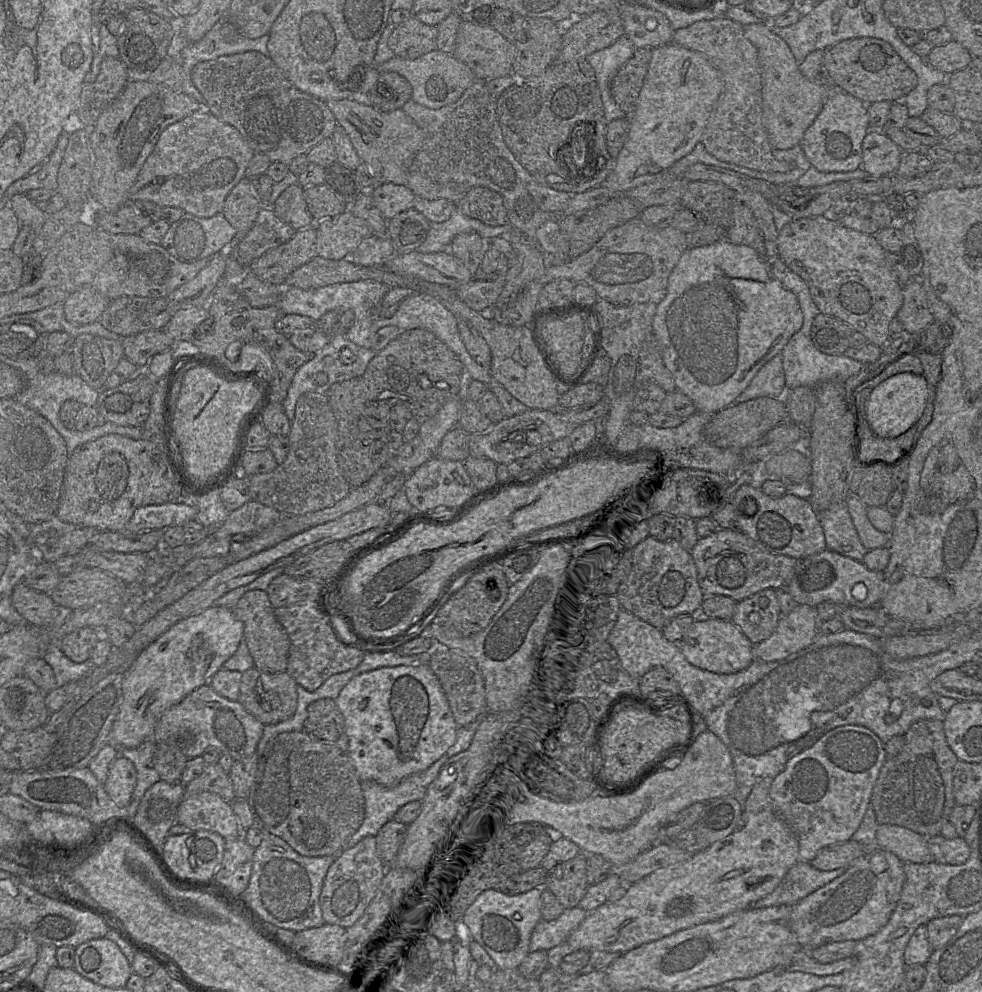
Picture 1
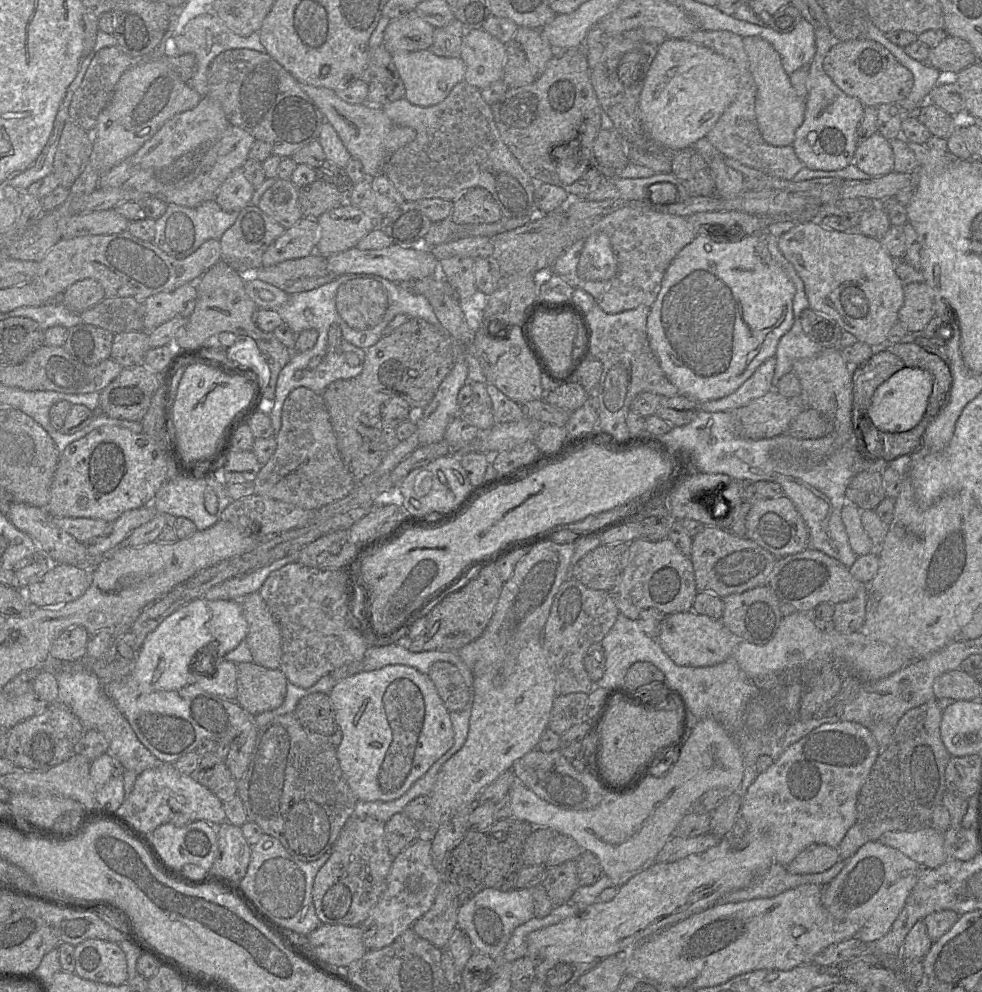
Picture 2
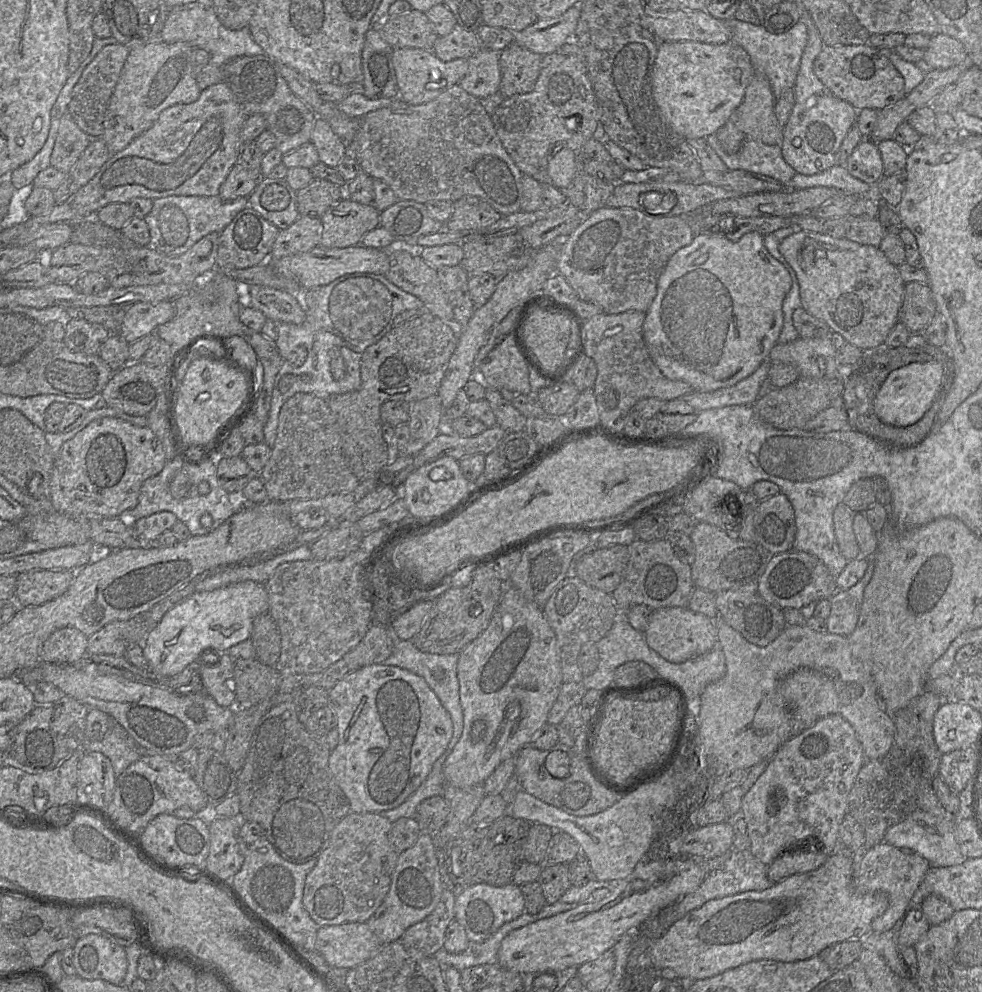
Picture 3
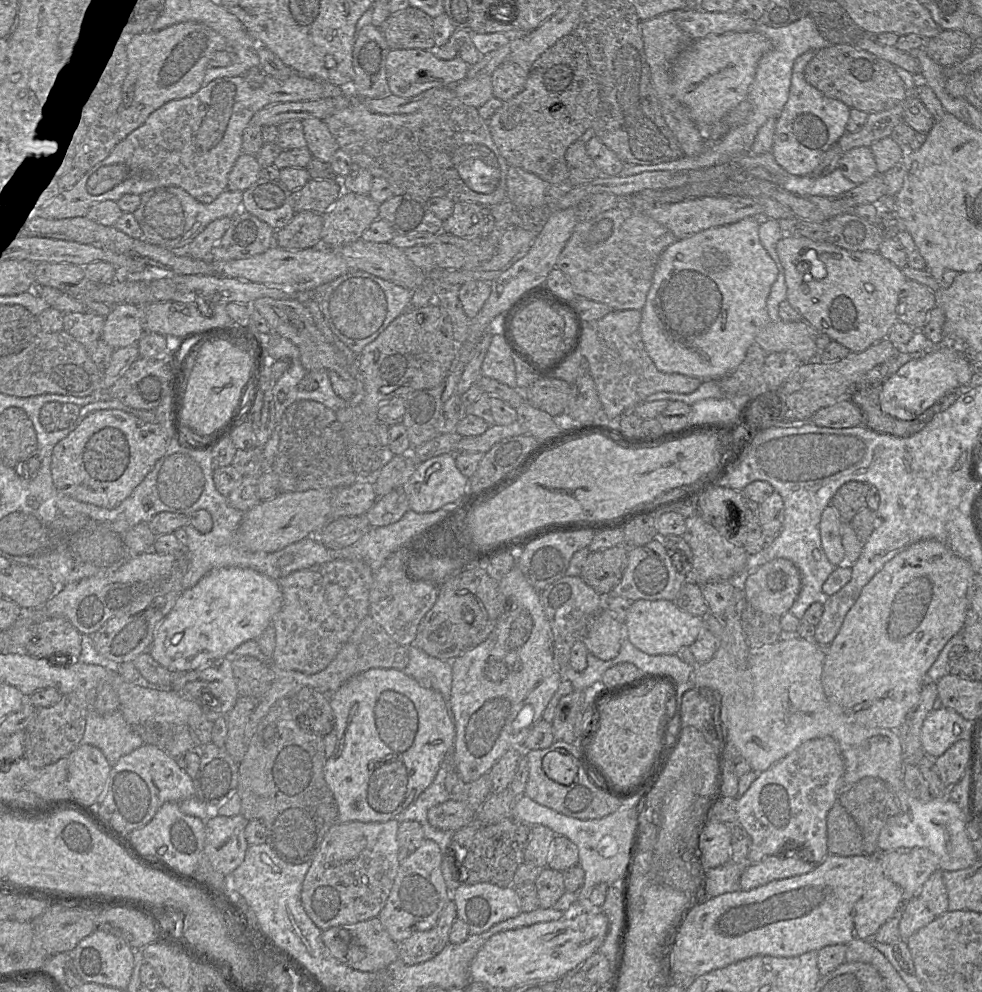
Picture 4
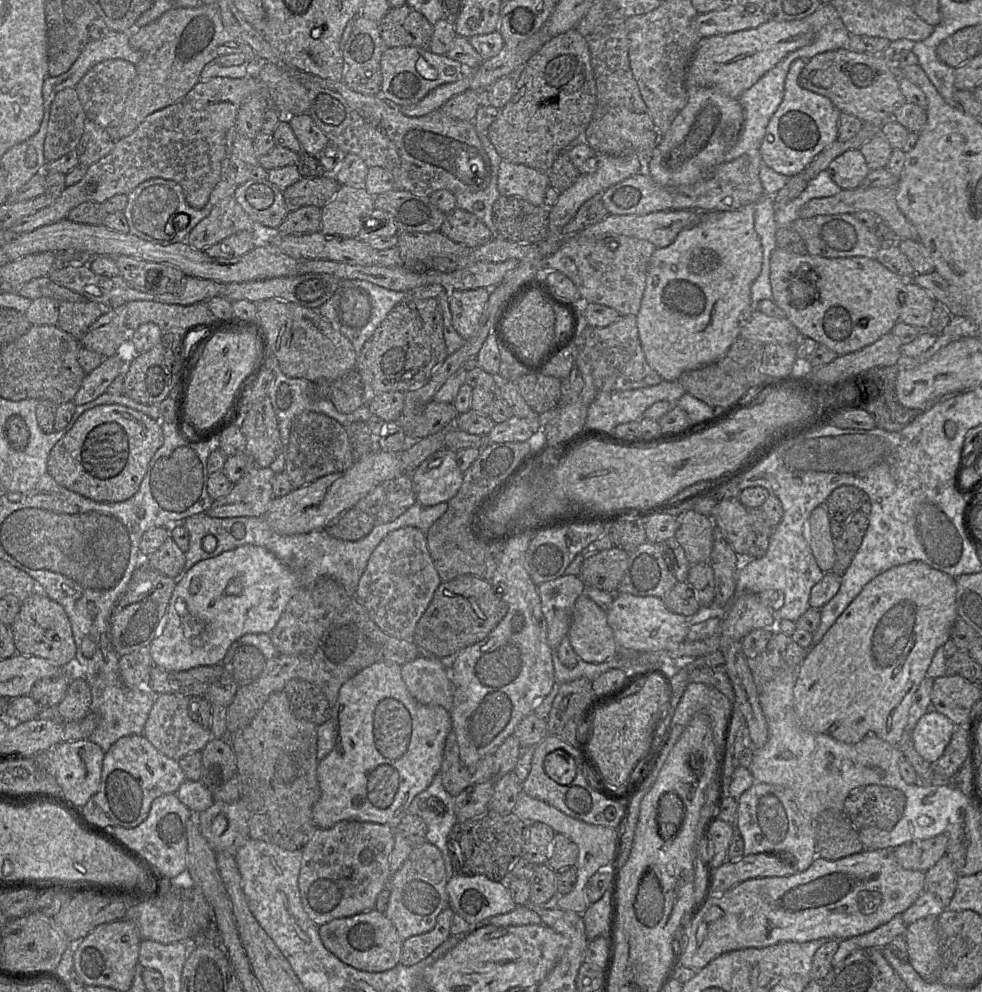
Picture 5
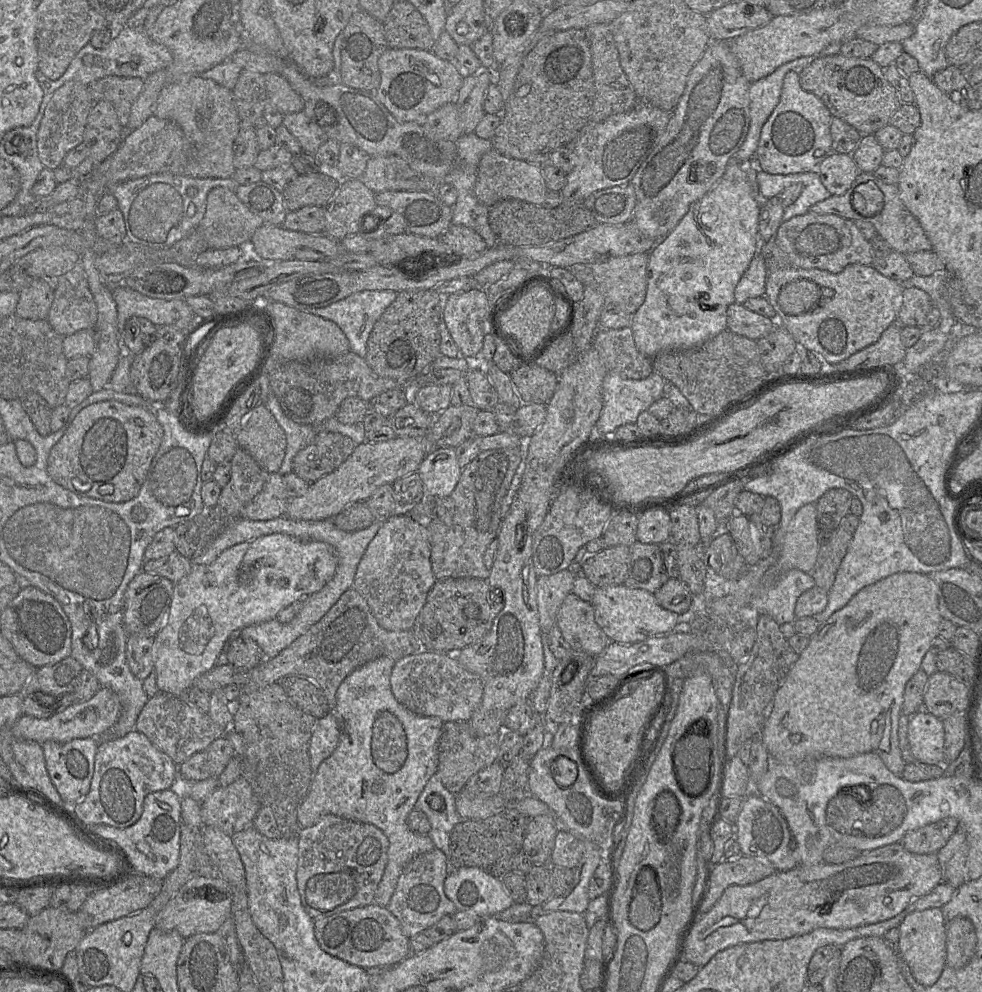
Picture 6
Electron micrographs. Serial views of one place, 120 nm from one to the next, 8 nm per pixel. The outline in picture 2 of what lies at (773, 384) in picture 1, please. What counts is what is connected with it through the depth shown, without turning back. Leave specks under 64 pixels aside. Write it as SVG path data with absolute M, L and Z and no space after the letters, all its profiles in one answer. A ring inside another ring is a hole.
M775 357L768 358L733 393L720 399L699 403L700 411L712 413L733 411L756 398L764 396L769 391L775 390L772 386L775 366Z

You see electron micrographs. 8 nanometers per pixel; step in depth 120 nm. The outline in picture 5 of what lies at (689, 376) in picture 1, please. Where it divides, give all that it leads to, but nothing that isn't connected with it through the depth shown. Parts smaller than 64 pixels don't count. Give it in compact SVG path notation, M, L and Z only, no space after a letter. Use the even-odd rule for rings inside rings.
M746 205L733 211L701 212L699 223L681 231L669 246L657 248L652 254L647 267L646 288L640 310L636 315L639 339L647 363L665 381L675 381L681 373L695 370L722 359L730 346L740 337L741 328L749 322L752 315L751 286L762 268L763 251L760 239L755 231L755 205Z

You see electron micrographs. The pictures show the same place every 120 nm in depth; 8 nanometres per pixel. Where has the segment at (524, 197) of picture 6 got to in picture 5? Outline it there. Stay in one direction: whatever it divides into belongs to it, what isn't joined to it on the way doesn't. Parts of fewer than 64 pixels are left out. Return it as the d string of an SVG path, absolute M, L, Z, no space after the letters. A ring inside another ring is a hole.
M501 160L497 187L502 196L520 197L536 206L542 206L549 186L548 173L523 164Z

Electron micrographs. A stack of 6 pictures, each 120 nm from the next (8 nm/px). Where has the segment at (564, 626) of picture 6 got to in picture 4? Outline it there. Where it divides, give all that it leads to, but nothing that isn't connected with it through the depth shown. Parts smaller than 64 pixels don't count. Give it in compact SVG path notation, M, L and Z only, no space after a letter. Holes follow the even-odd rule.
M604 608L591 624L583 641L589 653L600 660L609 661L618 655L624 637L624 623L619 622L607 608Z

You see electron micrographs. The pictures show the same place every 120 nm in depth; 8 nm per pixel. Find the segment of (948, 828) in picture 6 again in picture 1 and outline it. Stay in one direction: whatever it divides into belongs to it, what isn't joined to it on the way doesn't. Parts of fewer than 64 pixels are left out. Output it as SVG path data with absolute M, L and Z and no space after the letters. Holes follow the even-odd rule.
M881 847L855 859L845 873L795 905L791 929L805 950L833 942L860 941L876 934L889 921L905 883L904 862Z

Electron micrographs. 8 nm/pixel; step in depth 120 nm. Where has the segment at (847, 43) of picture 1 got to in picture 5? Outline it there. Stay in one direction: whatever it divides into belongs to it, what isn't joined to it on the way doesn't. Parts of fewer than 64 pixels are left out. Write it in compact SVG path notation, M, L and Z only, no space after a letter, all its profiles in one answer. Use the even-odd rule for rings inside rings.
M847 48L820 53L807 61L799 76L804 89L823 95L846 114L863 122L883 124L906 101L899 86L899 77L883 56L856 52Z

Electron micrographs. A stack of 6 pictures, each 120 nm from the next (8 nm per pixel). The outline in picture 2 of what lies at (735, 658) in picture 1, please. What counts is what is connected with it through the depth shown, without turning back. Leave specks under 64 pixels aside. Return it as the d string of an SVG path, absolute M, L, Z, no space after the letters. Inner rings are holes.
M694 611L666 615L661 621L660 632L655 640L675 664L689 667L720 664L732 656L737 644L737 639L720 620Z

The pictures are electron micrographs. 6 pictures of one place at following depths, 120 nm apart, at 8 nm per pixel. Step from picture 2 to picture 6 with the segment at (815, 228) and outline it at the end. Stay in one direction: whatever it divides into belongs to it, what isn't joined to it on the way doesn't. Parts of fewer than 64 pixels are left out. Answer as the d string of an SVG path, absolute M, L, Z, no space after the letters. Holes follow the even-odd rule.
M849 264L837 274L820 269L802 269L788 265L776 271L768 272L764 296L776 311L777 321L792 334L800 349L815 353L817 357L824 360L825 365L835 365L875 343L882 333L897 320L903 303L903 291L902 282L883 276L872 265ZM800 279L816 283L820 287L821 298L806 313L792 316L780 308L778 297L784 286Z

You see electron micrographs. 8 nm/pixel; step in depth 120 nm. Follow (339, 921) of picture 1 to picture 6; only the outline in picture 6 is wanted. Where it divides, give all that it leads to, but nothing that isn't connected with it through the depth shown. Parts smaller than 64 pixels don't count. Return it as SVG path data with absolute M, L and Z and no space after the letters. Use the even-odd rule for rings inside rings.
M324 815L315 825L302 828L298 836L297 888L305 911L319 919L374 903L378 884L388 863L389 841L376 826L338 816Z

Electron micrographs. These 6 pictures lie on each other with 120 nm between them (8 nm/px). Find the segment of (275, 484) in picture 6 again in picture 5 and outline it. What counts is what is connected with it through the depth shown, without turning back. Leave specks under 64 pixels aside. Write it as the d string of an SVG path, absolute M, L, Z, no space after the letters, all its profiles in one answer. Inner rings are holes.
M269 467L251 469L232 486L227 495L214 500L206 512L217 518L263 517L274 499L274 475L275 472Z

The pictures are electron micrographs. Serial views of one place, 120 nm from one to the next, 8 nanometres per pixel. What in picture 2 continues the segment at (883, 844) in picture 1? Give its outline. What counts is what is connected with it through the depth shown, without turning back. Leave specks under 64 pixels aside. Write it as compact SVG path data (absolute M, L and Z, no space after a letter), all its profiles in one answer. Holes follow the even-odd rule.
M930 825L916 831L886 832L878 841L899 850L922 868L937 868L949 860L944 849L944 832Z

